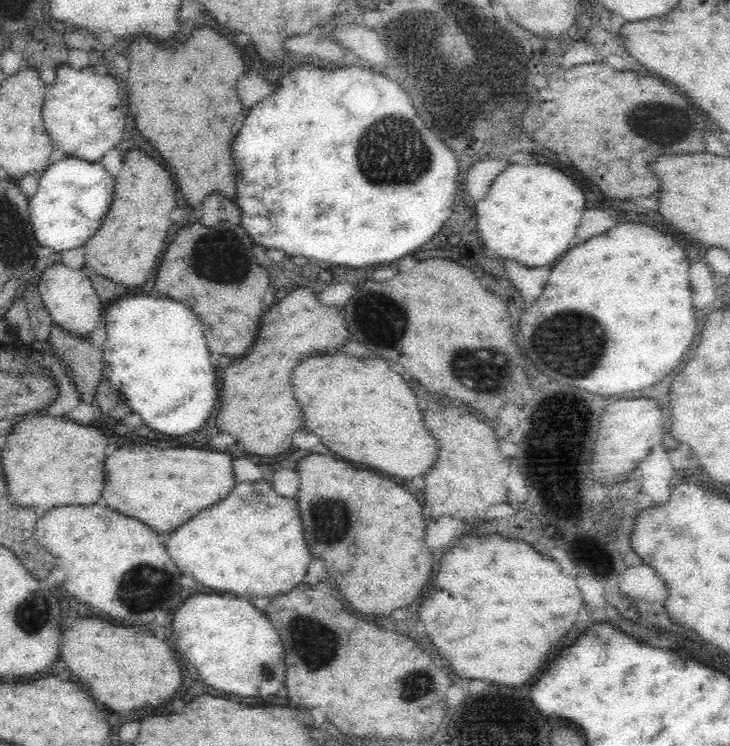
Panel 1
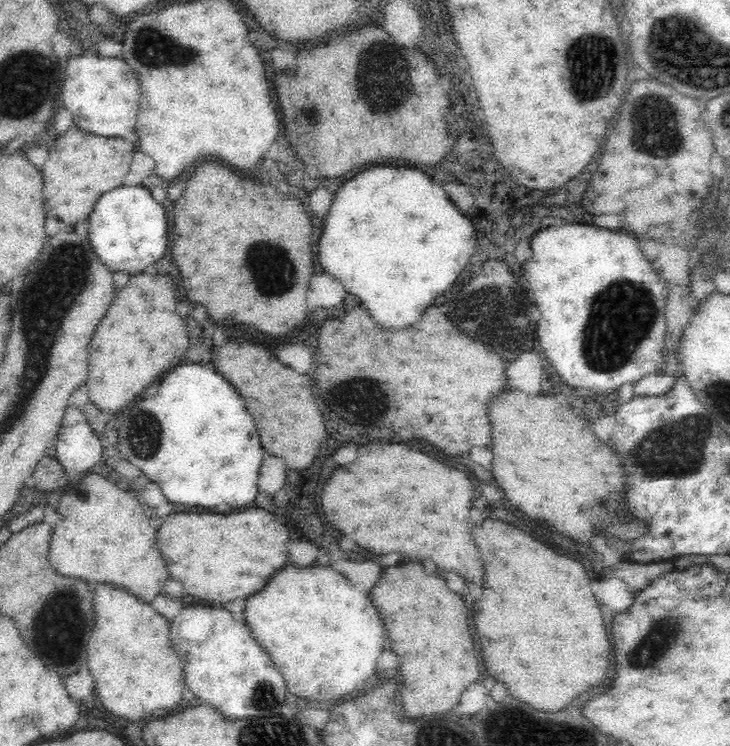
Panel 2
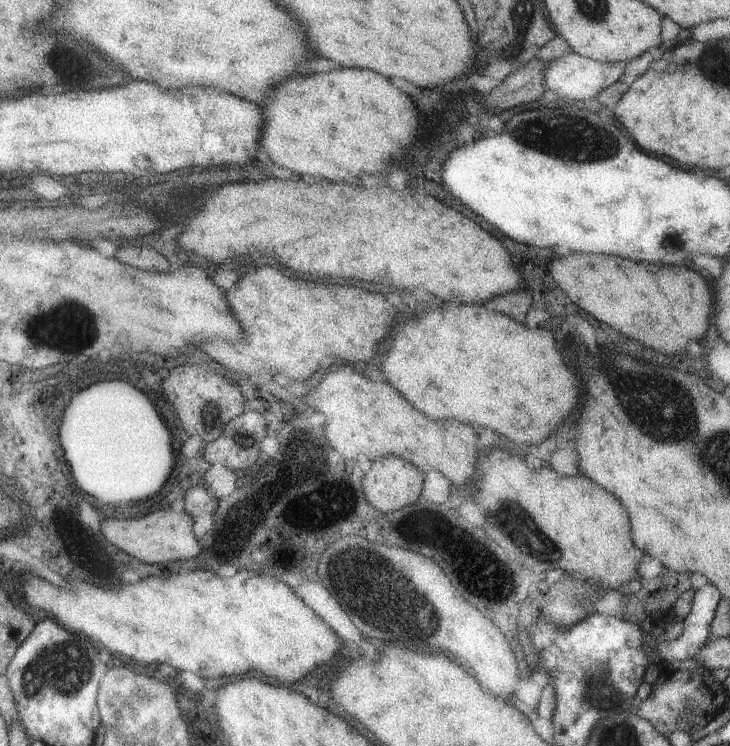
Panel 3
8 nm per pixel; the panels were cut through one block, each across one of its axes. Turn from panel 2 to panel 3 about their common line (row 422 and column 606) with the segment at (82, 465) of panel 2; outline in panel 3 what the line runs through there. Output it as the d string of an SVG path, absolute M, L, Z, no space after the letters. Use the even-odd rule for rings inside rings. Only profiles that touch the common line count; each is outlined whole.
M577 53L561 55L559 58L548 62L545 69L544 87L552 90L558 96L559 103L581 103L588 99L593 99L602 92L604 88L619 81L623 76L623 70L627 66L626 61L616 63L602 63L593 59L582 57Z

